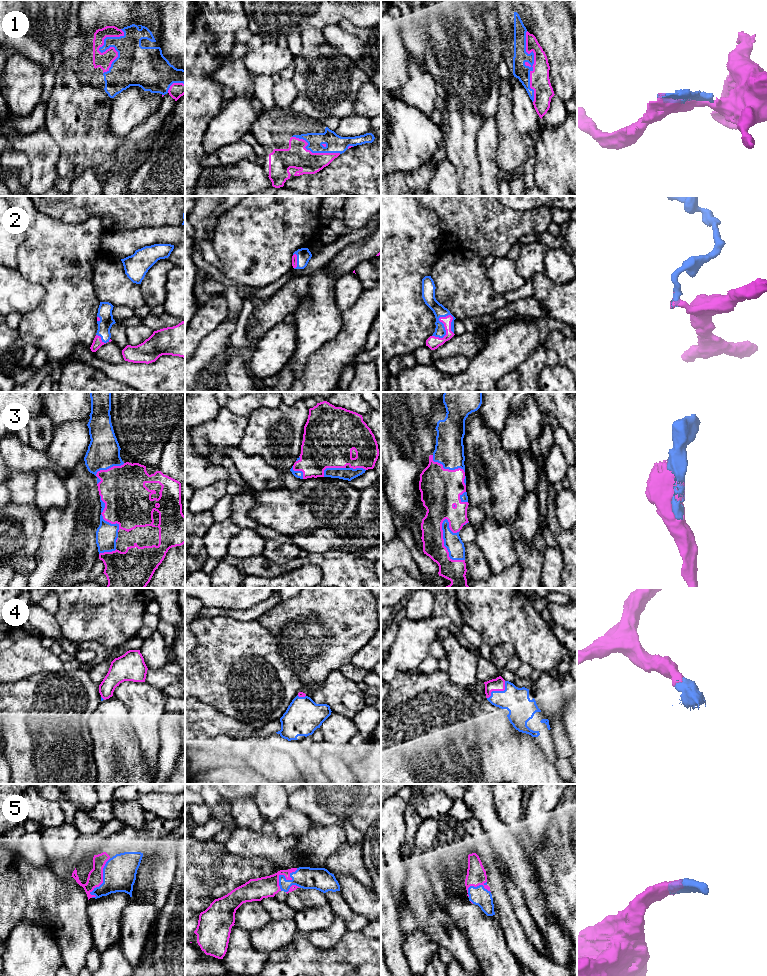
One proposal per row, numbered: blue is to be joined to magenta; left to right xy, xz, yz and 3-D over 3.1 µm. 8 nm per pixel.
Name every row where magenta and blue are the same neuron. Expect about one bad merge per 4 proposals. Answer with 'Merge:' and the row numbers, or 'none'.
Merge: 1, 2, 3, 4, 5

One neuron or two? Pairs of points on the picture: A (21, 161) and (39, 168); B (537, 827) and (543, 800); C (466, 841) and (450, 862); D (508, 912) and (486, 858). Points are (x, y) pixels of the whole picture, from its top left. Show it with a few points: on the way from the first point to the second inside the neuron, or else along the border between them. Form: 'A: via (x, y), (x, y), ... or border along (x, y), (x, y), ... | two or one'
A: border along (12, 147), (22, 152), (29, 164) | two
B: via (537, 820), (537, 807) | one
C: border along (466, 833), (459, 841) | two
D: via (500, 899), (492, 871) | one

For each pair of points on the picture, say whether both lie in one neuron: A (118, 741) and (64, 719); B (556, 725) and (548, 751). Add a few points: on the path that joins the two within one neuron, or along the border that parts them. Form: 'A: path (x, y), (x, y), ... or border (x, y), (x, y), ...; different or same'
A: border (87, 726), (93, 743), (93, 752); different
B: border (549, 732), (555, 754), (558, 757); different

